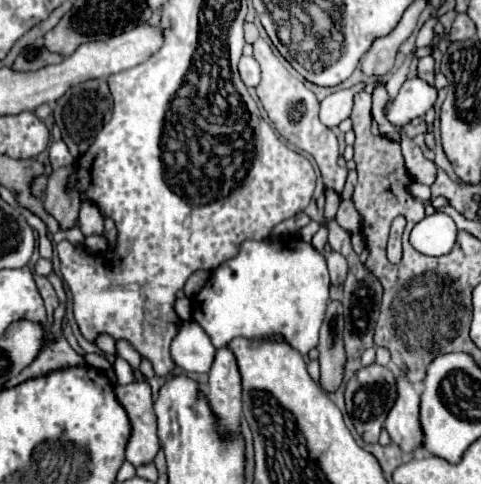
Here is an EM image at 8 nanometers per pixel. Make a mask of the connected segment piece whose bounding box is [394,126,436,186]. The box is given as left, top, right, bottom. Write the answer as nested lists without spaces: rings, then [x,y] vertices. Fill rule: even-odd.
[[[394,126],[396,132],[400,134],[400,146],[402,146],[402,156],[406,160],[406,168],[410,172],[410,176],[416,182],[428,184],[432,186],[436,180],[436,164],[432,160],[428,160],[422,150],[414,144],[414,140],[404,132],[402,126]]]

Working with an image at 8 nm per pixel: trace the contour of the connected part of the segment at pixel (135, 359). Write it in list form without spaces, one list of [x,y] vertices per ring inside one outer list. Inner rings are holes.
[[[124,340],[118,342],[118,354],[120,354],[122,358],[126,358],[134,370],[140,368],[140,354],[138,354],[128,342],[124,342]]]

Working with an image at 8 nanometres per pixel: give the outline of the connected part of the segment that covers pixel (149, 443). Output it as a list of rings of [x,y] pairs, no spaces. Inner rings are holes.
[[[132,382],[126,386],[116,386],[116,398],[128,412],[132,434],[126,444],[126,460],[134,466],[152,462],[160,448],[156,434],[156,416],[152,408],[152,396],[148,382]]]

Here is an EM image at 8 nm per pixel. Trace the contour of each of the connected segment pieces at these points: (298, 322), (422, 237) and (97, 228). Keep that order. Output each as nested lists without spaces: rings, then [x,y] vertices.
[[[290,236],[290,238],[264,238],[260,242],[244,240],[240,244],[238,254],[234,258],[222,262],[216,270],[212,270],[208,284],[204,284],[204,288],[192,298],[192,318],[206,330],[206,334],[210,336],[210,340],[212,340],[212,344],[216,348],[224,348],[232,338],[240,338],[240,336],[242,338],[250,338],[250,340],[268,340],[268,338],[274,338],[274,336],[284,336],[286,344],[290,344],[300,354],[308,354],[318,344],[318,332],[320,332],[320,326],[322,326],[322,316],[324,316],[328,300],[330,300],[328,292],[330,292],[330,276],[328,276],[328,268],[326,268],[326,258],[310,242],[304,242],[298,236]]]
[[[434,212],[420,220],[410,232],[410,244],[428,256],[442,256],[452,250],[456,240],[456,224],[444,212]]]
[[[84,200],[80,206],[80,218],[78,218],[80,230],[84,232],[84,236],[90,234],[102,234],[104,232],[104,220],[100,210],[96,208],[96,204],[92,204],[90,200]]]

